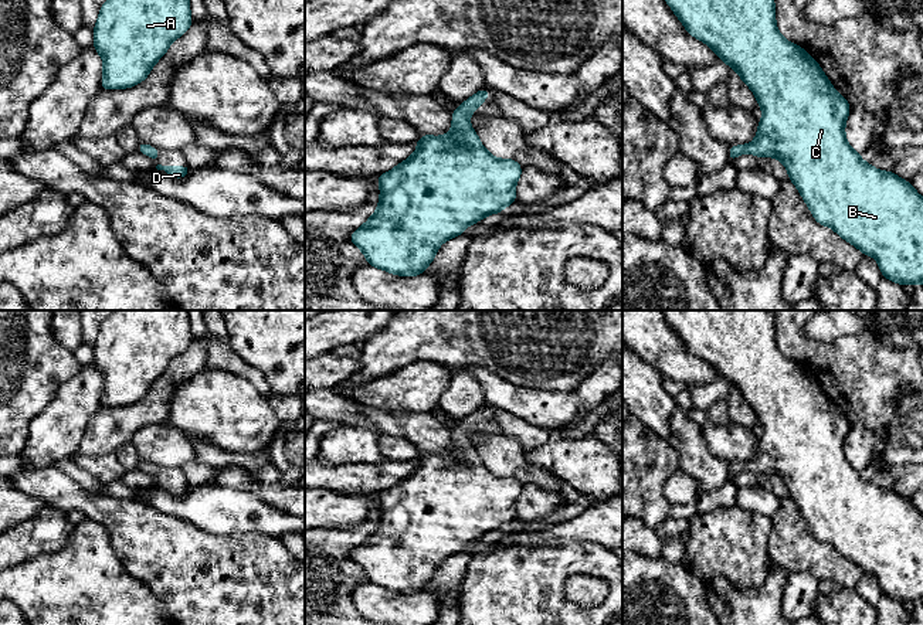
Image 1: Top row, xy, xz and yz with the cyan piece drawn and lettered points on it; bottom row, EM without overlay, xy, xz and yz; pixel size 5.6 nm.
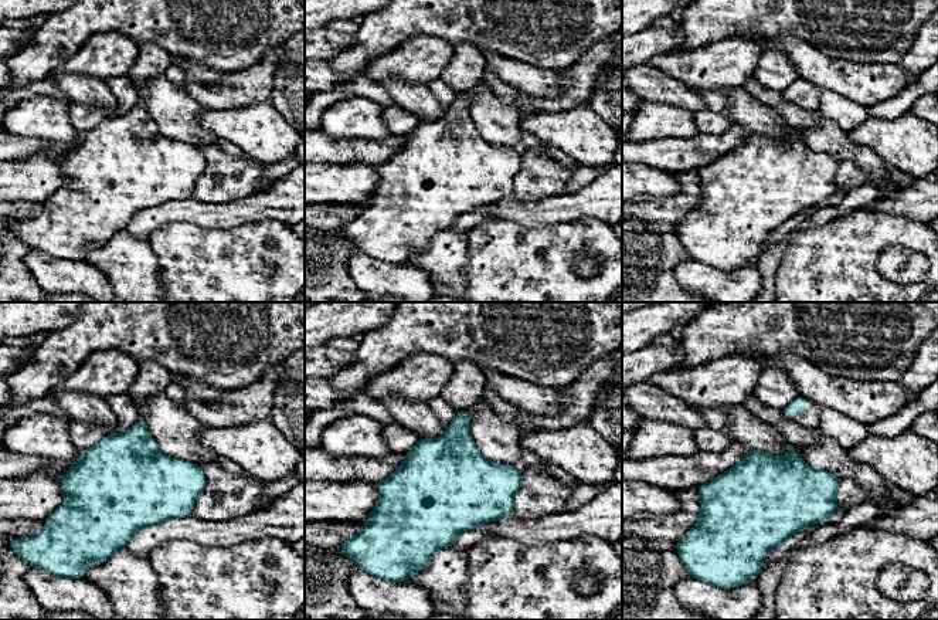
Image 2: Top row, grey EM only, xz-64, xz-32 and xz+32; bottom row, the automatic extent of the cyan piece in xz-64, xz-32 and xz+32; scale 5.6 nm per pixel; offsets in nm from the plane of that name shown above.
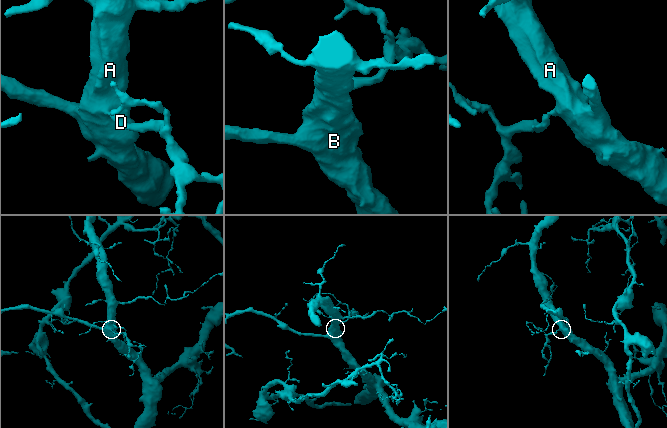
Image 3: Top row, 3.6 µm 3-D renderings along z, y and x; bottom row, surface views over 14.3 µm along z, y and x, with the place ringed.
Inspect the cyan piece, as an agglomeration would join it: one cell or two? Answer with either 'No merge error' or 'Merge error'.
No merge error

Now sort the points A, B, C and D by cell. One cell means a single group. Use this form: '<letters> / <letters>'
A B C D

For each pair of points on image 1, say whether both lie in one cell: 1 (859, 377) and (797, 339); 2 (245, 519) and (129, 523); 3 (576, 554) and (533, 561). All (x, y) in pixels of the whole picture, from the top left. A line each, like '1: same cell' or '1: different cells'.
1: same cell
2: different cells
3: same cell

